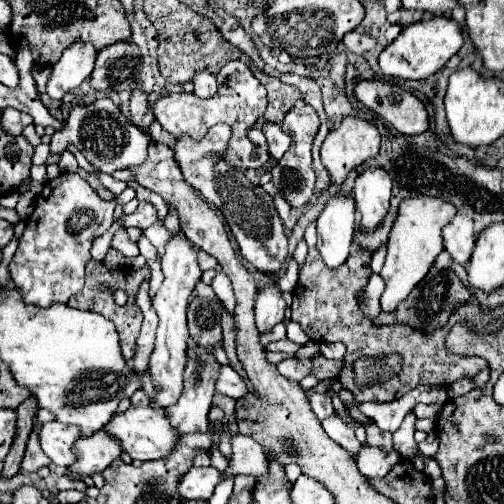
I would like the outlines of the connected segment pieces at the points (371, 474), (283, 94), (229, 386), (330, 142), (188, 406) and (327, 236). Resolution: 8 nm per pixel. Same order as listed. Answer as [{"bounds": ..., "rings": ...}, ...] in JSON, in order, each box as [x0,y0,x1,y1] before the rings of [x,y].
[{"bounds":[358,444,401,480],"rings":[[[366,444],[358,456],[358,468],[360,468],[360,472],[364,472],[364,476],[374,480],[374,478],[384,478],[390,472],[390,468],[399,460],[401,460],[401,456],[394,448],[390,452],[386,452]]]},{"bounds":[250,64,300,124],"rings":[[[250,64],[250,70],[254,72],[254,76],[266,84],[266,90],[268,90],[268,108],[266,108],[266,122],[274,122],[274,124],[280,124],[284,114],[300,100],[300,92],[290,86],[290,84],[284,84],[280,82],[278,78],[272,78],[272,76],[266,76],[262,70],[254,68]]]},{"bounds":[216,364,248,400],"rings":[[[222,364],[222,372],[220,372],[218,380],[216,380],[216,390],[226,394],[226,396],[232,396],[236,400],[242,398],[248,392],[242,378],[228,364]]]},{"bounds":[320,118,380,188],"rings":[[[344,118],[342,124],[338,126],[332,126],[330,134],[326,136],[324,144],[322,144],[322,150],[320,150],[320,156],[322,156],[322,164],[326,166],[328,174],[330,174],[330,180],[336,188],[340,188],[346,180],[346,176],[358,168],[360,164],[364,164],[366,160],[378,156],[378,150],[380,150],[380,134],[376,130],[376,126],[372,126],[370,122],[366,120],[360,120],[360,118]]]},{"bounds":[166,352,220,436],"rings":[[[210,352],[200,354],[198,360],[188,360],[186,370],[184,370],[184,392],[174,406],[166,408],[166,416],[168,416],[170,424],[174,426],[174,430],[178,432],[178,436],[208,430],[208,426],[210,426],[208,410],[210,410],[212,396],[214,396],[214,380],[218,376],[218,368],[220,368],[220,364],[214,360],[214,356]]]},{"bounds":[316,196,356,268],"rings":[[[350,196],[334,198],[324,206],[316,222],[318,230],[316,248],[328,268],[338,268],[350,256],[354,220],[356,220],[356,208]]]}]

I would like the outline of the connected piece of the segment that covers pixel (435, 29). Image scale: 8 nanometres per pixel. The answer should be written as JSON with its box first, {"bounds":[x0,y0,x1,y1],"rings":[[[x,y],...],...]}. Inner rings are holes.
{"bounds":[378,16,464,80],"rings":[[[430,16],[428,20],[420,20],[416,24],[406,26],[398,34],[398,38],[382,50],[378,64],[384,76],[404,80],[426,80],[440,68],[444,68],[444,64],[462,48],[462,44],[464,44],[462,30],[450,18]]]}

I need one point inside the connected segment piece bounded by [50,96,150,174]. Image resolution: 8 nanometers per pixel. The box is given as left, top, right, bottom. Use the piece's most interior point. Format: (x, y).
(112, 143)

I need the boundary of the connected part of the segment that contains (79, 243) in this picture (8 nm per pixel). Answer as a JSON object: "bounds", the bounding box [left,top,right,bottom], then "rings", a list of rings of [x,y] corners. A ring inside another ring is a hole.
{"bounds":[10,172,136,306],"rings":[[[62,172],[58,178],[44,184],[44,190],[36,196],[36,208],[26,220],[26,228],[20,236],[18,250],[10,262],[10,276],[14,284],[22,290],[24,300],[38,306],[50,306],[50,302],[68,302],[84,286],[84,268],[90,262],[92,242],[102,236],[114,222],[114,206],[125,205],[136,197],[135,190],[128,186],[119,197],[105,201],[90,188],[86,180],[78,174]]]}

